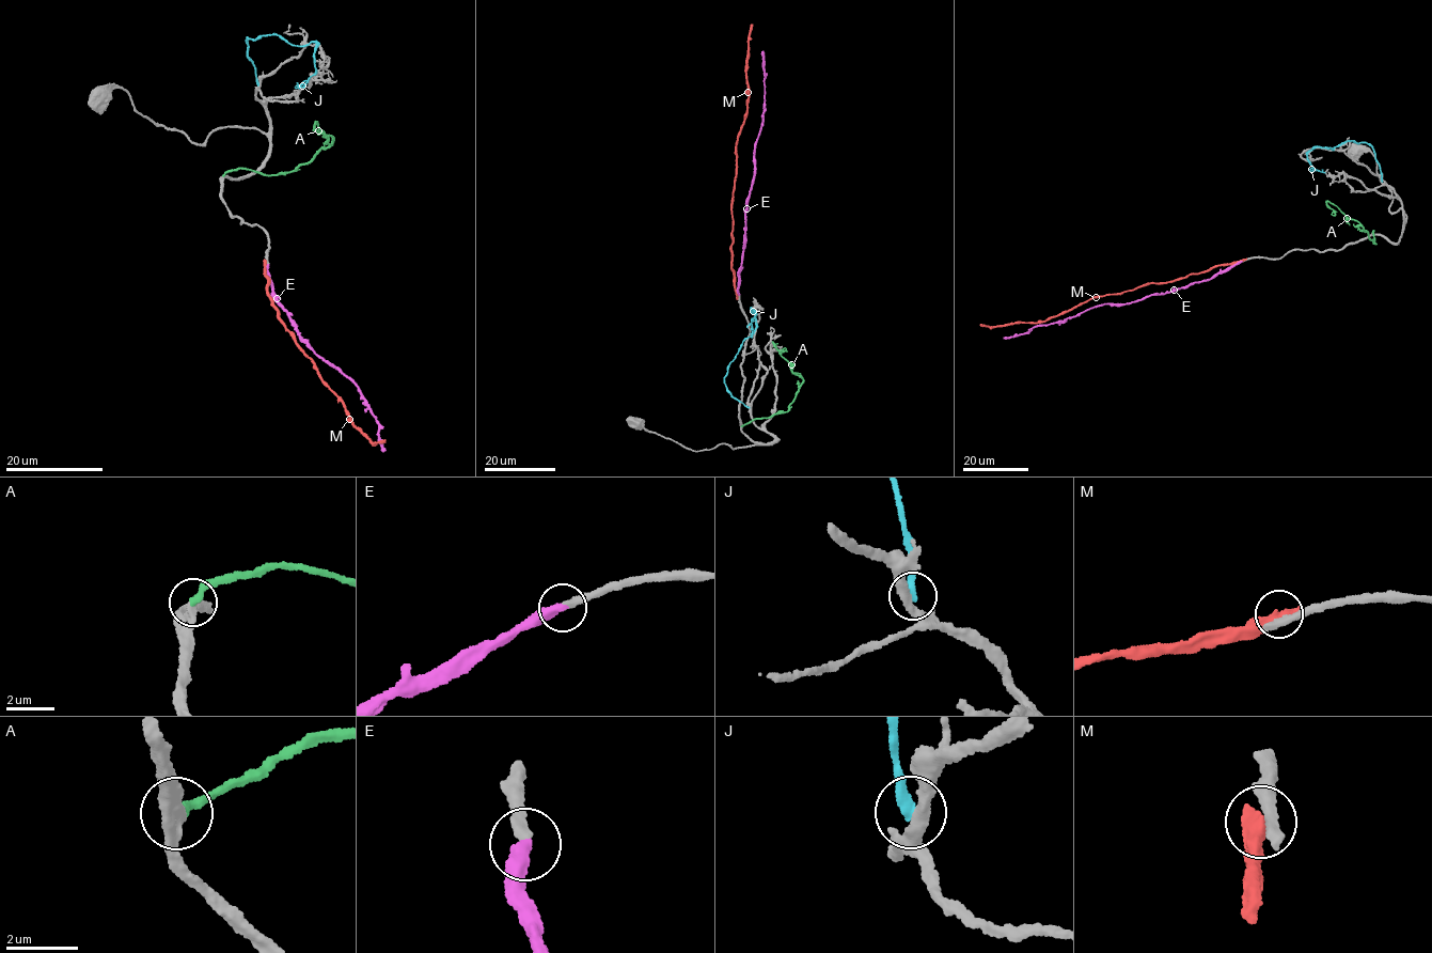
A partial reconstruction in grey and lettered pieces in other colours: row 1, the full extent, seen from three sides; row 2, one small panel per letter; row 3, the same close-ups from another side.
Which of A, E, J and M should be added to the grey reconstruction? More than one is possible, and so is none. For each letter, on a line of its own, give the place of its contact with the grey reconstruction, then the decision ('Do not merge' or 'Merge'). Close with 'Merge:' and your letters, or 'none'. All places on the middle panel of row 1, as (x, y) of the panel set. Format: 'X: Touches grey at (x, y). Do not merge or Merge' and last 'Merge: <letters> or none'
A: Touches grey at (741, 426). Merge
E: Touches grey at (739, 294). Merge
J: Touches grey at (749, 407). Do not merge
M: Touches grey at (737, 296). Do not merge
Merge: A, E

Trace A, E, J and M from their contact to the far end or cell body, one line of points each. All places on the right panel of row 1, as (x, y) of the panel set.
A: (1372, 232), (1377, 244), (1362, 225), (1326, 202), (1333, 215)
E: (1241, 262), (1207, 280), (1131, 302), (1097, 305), (1063, 321), (1003, 338)
J: (1382, 181), (1374, 150), (1365, 142), (1349, 140), (1333, 150), (1316, 146), (1307, 153), (1309, 163), (1325, 173)
M: (1243, 260), (1168, 282), (1096, 296), (1037, 322), (980, 325)

